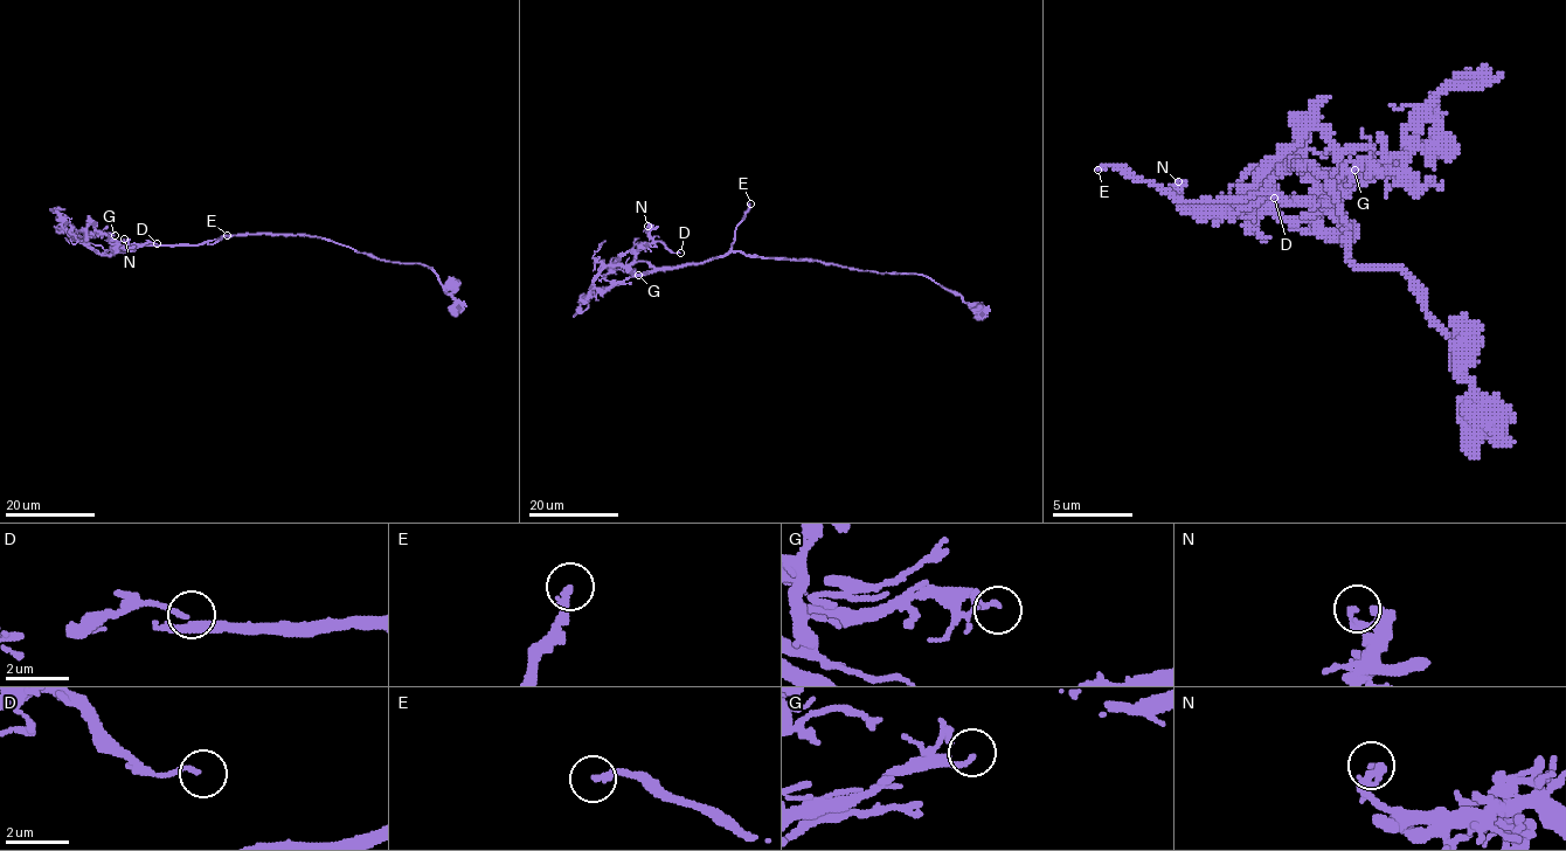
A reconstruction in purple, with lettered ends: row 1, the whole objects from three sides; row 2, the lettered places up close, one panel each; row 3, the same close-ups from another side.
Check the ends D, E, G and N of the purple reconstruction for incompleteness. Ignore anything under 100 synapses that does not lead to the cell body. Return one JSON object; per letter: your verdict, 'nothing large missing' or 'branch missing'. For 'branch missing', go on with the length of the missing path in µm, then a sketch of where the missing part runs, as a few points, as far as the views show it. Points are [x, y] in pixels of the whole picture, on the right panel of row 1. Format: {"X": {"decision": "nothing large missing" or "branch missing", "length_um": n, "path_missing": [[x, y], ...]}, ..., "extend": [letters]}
{"D": {"decision": "nothing large missing"}, "E": {"decision": "branch missing", "length_um": 25}, "G": {"decision": "nothing large missing"}, "N": {"decision": "nothing large missing"}, "extend": ["E"]}

